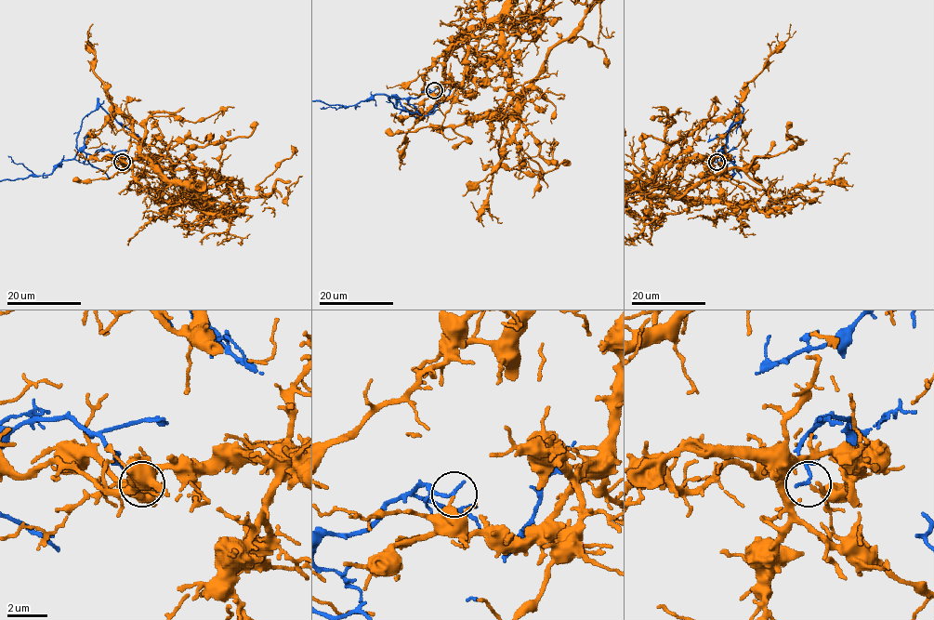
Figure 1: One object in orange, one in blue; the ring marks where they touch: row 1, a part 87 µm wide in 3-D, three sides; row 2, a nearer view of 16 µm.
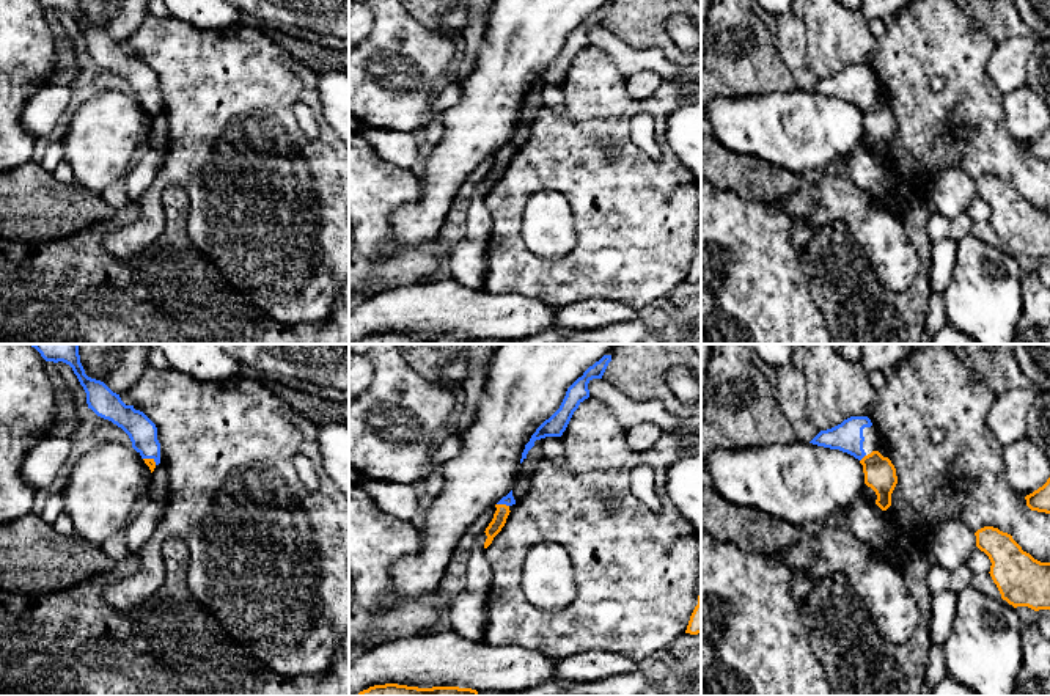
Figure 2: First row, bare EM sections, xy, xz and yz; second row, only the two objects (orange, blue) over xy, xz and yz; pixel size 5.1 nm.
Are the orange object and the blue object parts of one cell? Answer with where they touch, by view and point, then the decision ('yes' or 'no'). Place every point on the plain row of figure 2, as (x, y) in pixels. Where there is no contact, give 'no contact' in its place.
xz (503, 153) | no

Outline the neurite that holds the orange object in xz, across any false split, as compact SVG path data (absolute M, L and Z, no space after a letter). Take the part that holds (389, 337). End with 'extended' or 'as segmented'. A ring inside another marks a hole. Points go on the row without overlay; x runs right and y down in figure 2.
M385 332L369 335L355 344L478 344L478 339L459 335L418 336L398 332Z | as segmented

